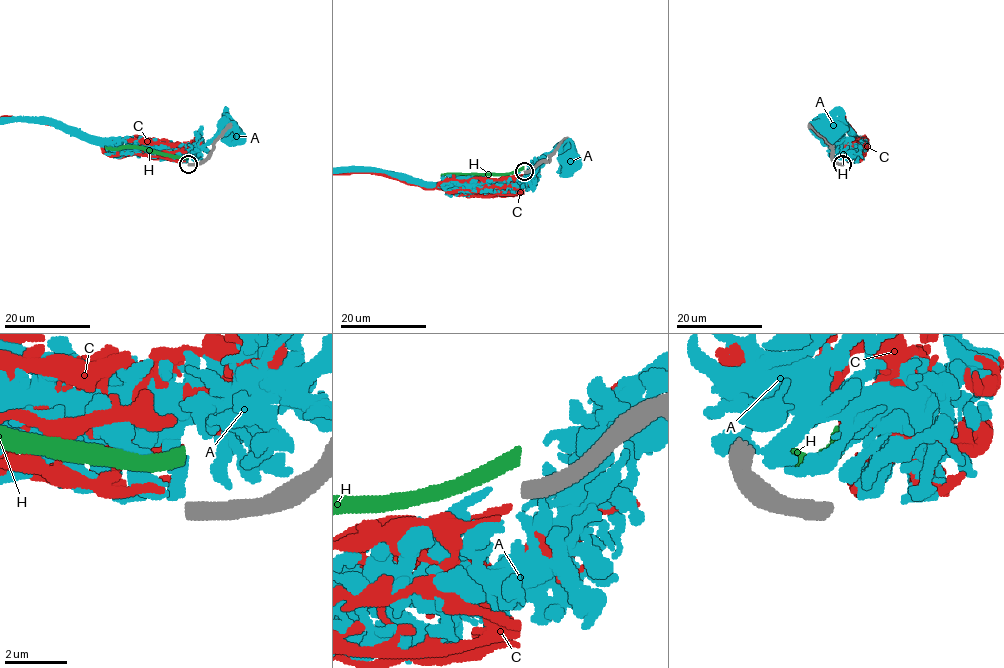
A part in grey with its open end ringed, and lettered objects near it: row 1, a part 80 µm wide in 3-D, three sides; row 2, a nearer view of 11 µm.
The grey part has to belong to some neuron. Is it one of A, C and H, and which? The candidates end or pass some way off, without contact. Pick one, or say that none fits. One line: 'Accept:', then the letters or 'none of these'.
Accept: none of these

